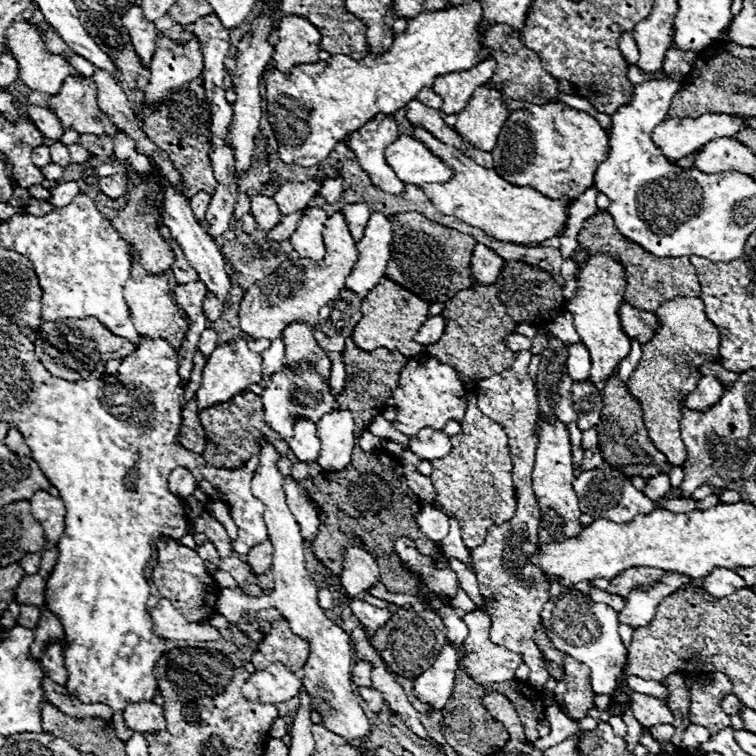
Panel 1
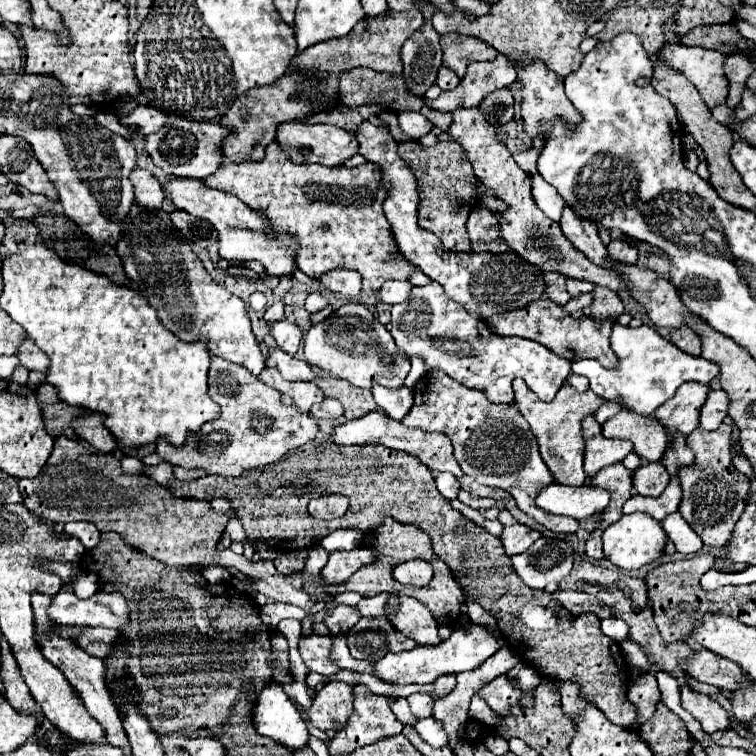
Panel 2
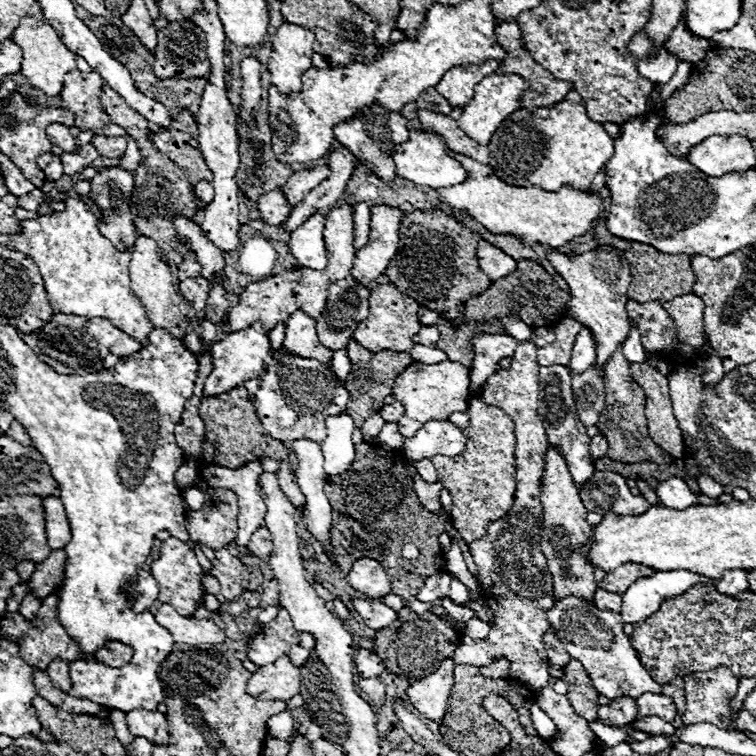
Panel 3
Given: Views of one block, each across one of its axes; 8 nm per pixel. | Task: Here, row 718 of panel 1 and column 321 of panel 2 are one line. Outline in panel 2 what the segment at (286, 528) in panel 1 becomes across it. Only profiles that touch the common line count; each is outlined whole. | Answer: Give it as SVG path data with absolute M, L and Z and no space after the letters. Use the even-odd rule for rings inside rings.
M354 302L340 306L336 312L332 312L332 316L328 316L324 322L320 322L308 330L308 334L304 338L304 356L306 356L308 364L328 370L332 376L348 380L348 382L352 382L352 386L366 388L366 390L372 388L374 380L386 388L398 390L400 386L404 386L404 380L410 372L410 358L396 346L394 338L386 330L386 326L382 326L364 304L354 304Z

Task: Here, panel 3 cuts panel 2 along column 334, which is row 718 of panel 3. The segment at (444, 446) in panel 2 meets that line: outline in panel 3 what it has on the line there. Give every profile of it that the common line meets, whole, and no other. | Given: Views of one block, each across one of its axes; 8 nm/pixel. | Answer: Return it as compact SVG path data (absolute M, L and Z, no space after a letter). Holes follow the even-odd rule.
M444 660L434 674L412 682L410 688L406 690L410 706L414 706L428 720L442 722L446 714L446 702L454 684L452 670L454 670L454 662Z

